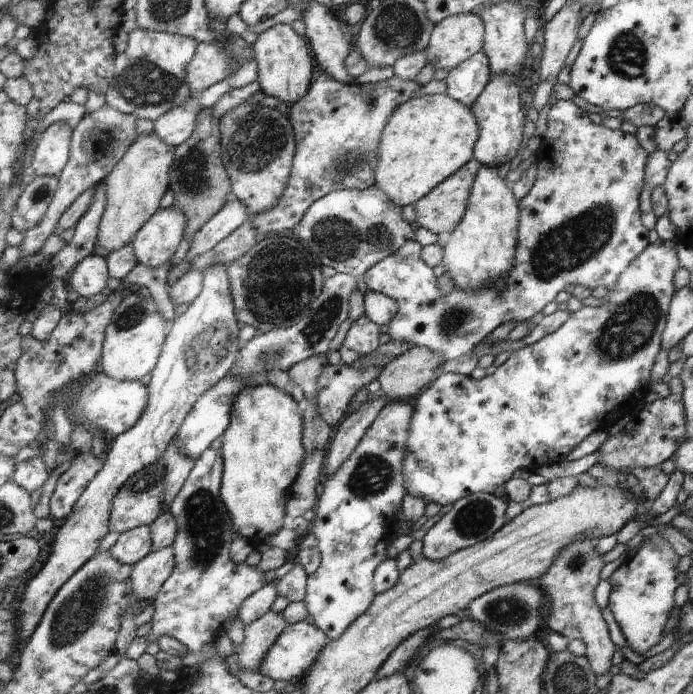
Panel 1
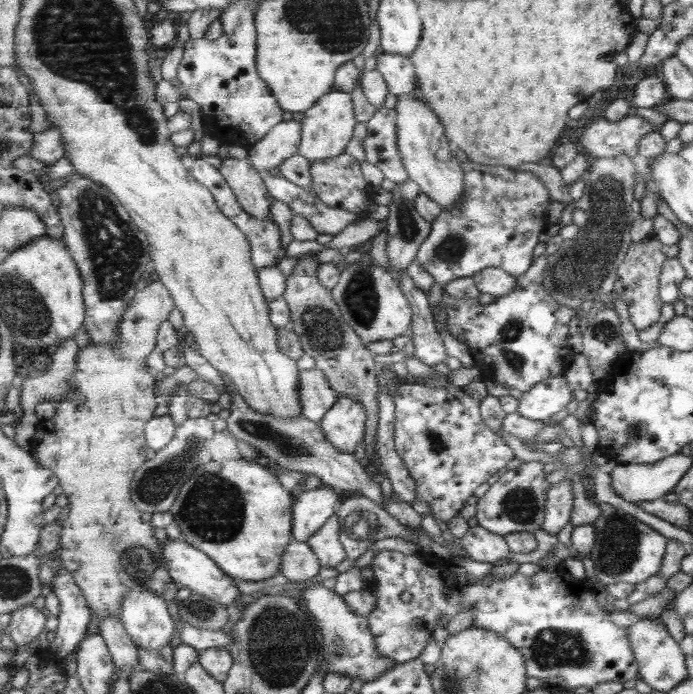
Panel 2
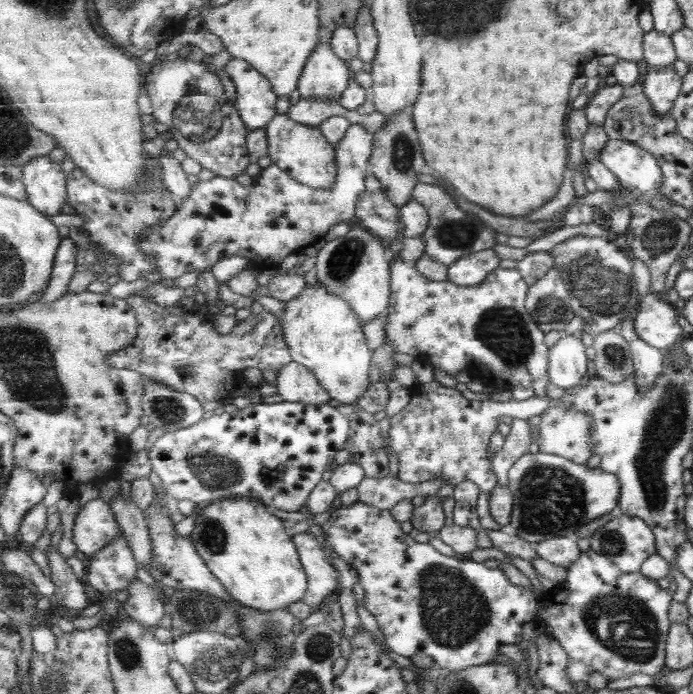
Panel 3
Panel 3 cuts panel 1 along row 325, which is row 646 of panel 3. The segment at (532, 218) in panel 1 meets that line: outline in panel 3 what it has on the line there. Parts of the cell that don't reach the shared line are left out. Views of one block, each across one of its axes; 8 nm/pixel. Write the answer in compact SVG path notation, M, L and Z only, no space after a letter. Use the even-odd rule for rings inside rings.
M356 501L348 507L337 505L333 512L331 512L329 520L324 522L321 527L327 534L331 546L339 554L339 557L350 563L350 566L359 574L360 584L365 593L363 600L365 607L377 621L380 632L383 633L386 640L386 645L396 654L406 657L415 656L415 654L420 653L429 655L435 659L439 667L446 668L451 672L482 665L489 663L489 660L493 660L493 658L497 658L500 654L499 650L501 650L501 646L520 644L521 640L523 640L523 624L534 621L538 616L537 598L529 588L521 588L521 586L513 584L503 570L487 568L485 564L472 562L471 560L460 560L458 556L454 558L453 556L445 556L435 546L413 540L409 536L409 533L403 532L401 522L395 520L391 510L383 510L380 507L374 507L361 501Z

